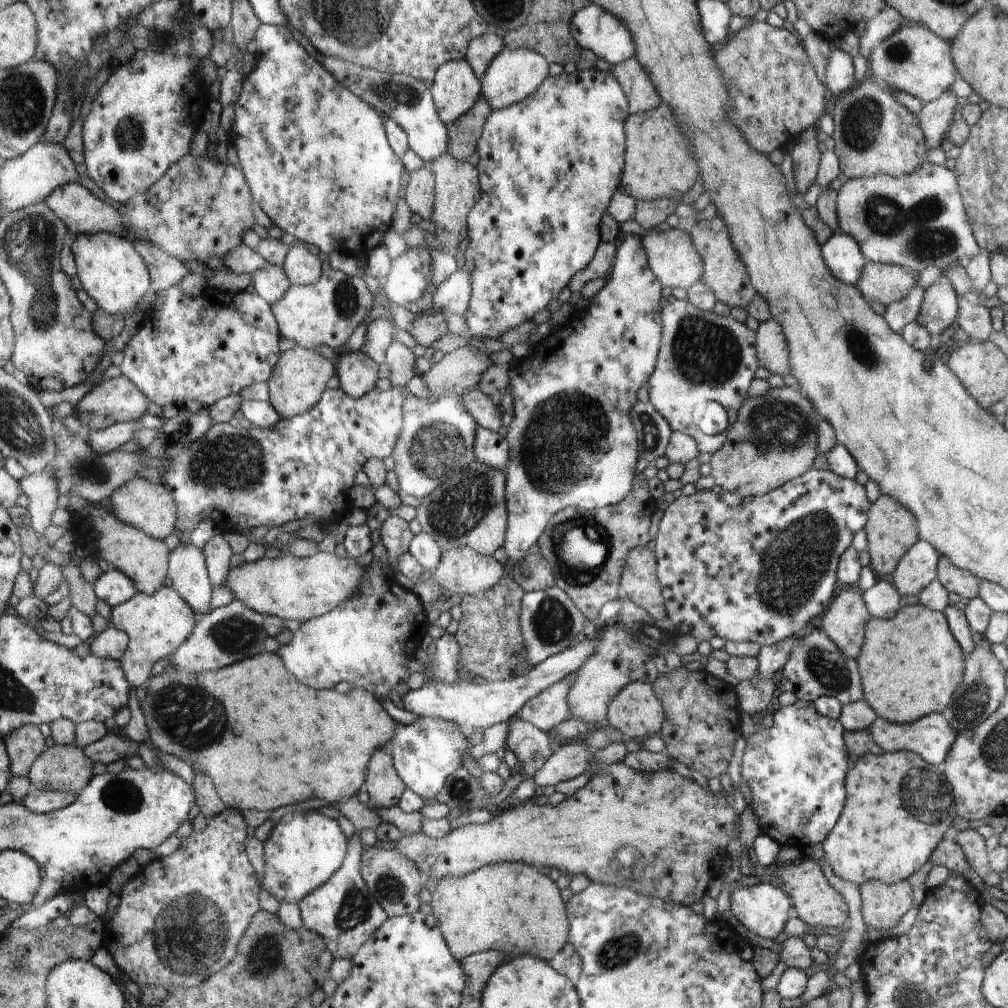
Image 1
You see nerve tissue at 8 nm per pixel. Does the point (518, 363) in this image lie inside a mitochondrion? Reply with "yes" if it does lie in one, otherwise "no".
no

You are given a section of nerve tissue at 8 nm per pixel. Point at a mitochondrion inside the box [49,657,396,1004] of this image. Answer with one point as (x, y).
(192, 932)

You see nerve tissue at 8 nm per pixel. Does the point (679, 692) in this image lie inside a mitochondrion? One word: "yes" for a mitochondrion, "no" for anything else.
no

